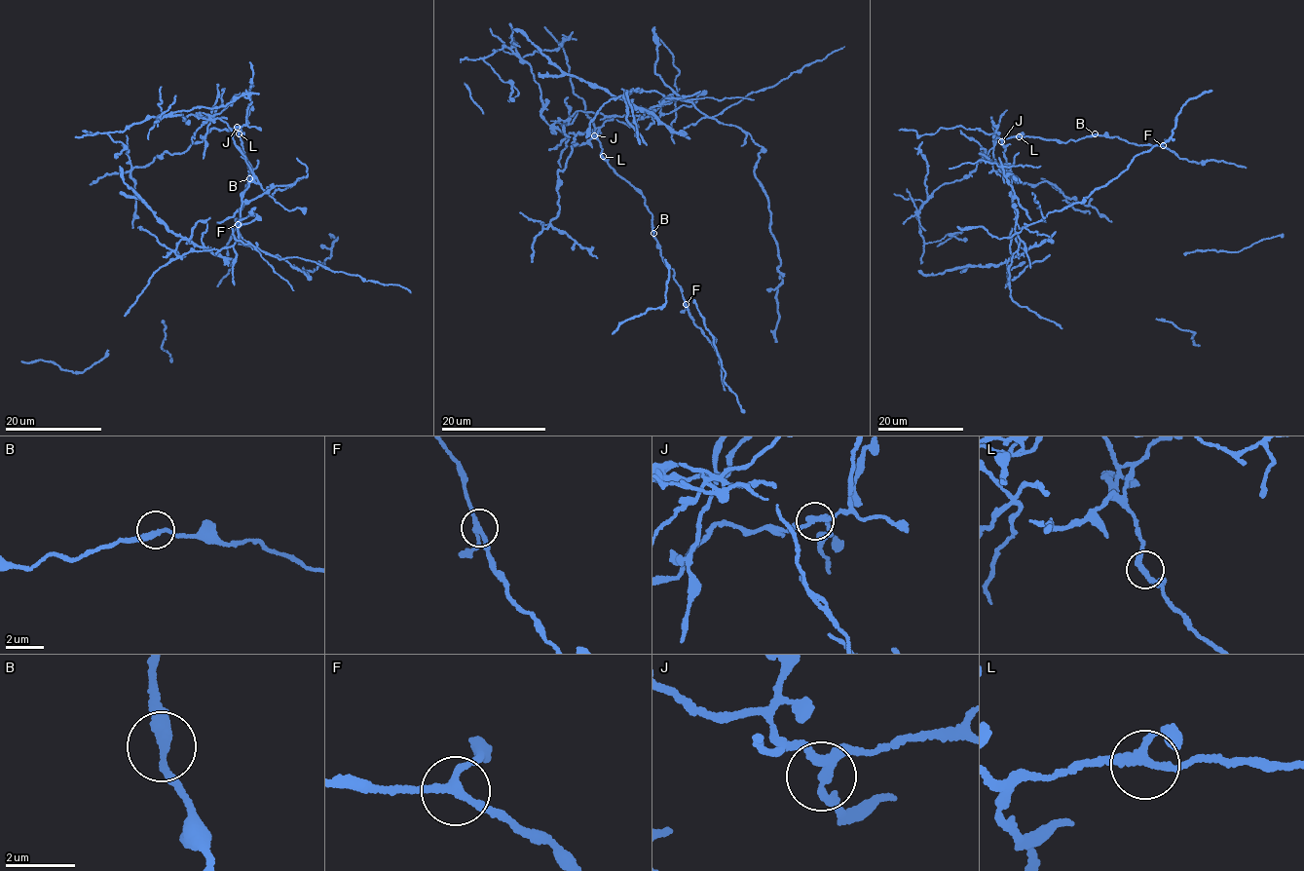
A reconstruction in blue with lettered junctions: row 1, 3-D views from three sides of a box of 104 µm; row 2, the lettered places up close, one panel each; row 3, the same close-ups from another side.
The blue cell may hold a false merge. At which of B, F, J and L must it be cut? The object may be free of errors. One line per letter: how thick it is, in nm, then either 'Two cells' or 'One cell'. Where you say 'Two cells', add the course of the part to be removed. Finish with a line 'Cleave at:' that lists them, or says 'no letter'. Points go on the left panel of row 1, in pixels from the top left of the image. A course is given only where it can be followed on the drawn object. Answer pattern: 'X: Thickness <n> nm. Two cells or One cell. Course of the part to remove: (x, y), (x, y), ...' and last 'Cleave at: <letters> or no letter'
B: Thickness 300 nm. One cell
F: Thickness 220 nm. One cell
J: Thickness 240 nm. Two cells. Course of the part to remove: (237, 127), (203, 136), (210, 116), (198, 118), (226, 122), (253, 177), (243, 240), (308, 276), (330, 237)
L: Thickness 240 nm. One cell
Cleave at: J

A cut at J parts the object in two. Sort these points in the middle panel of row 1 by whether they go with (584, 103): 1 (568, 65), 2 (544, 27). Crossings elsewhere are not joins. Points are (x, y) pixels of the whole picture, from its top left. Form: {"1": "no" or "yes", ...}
{"1": "yes", "2": "yes"}

